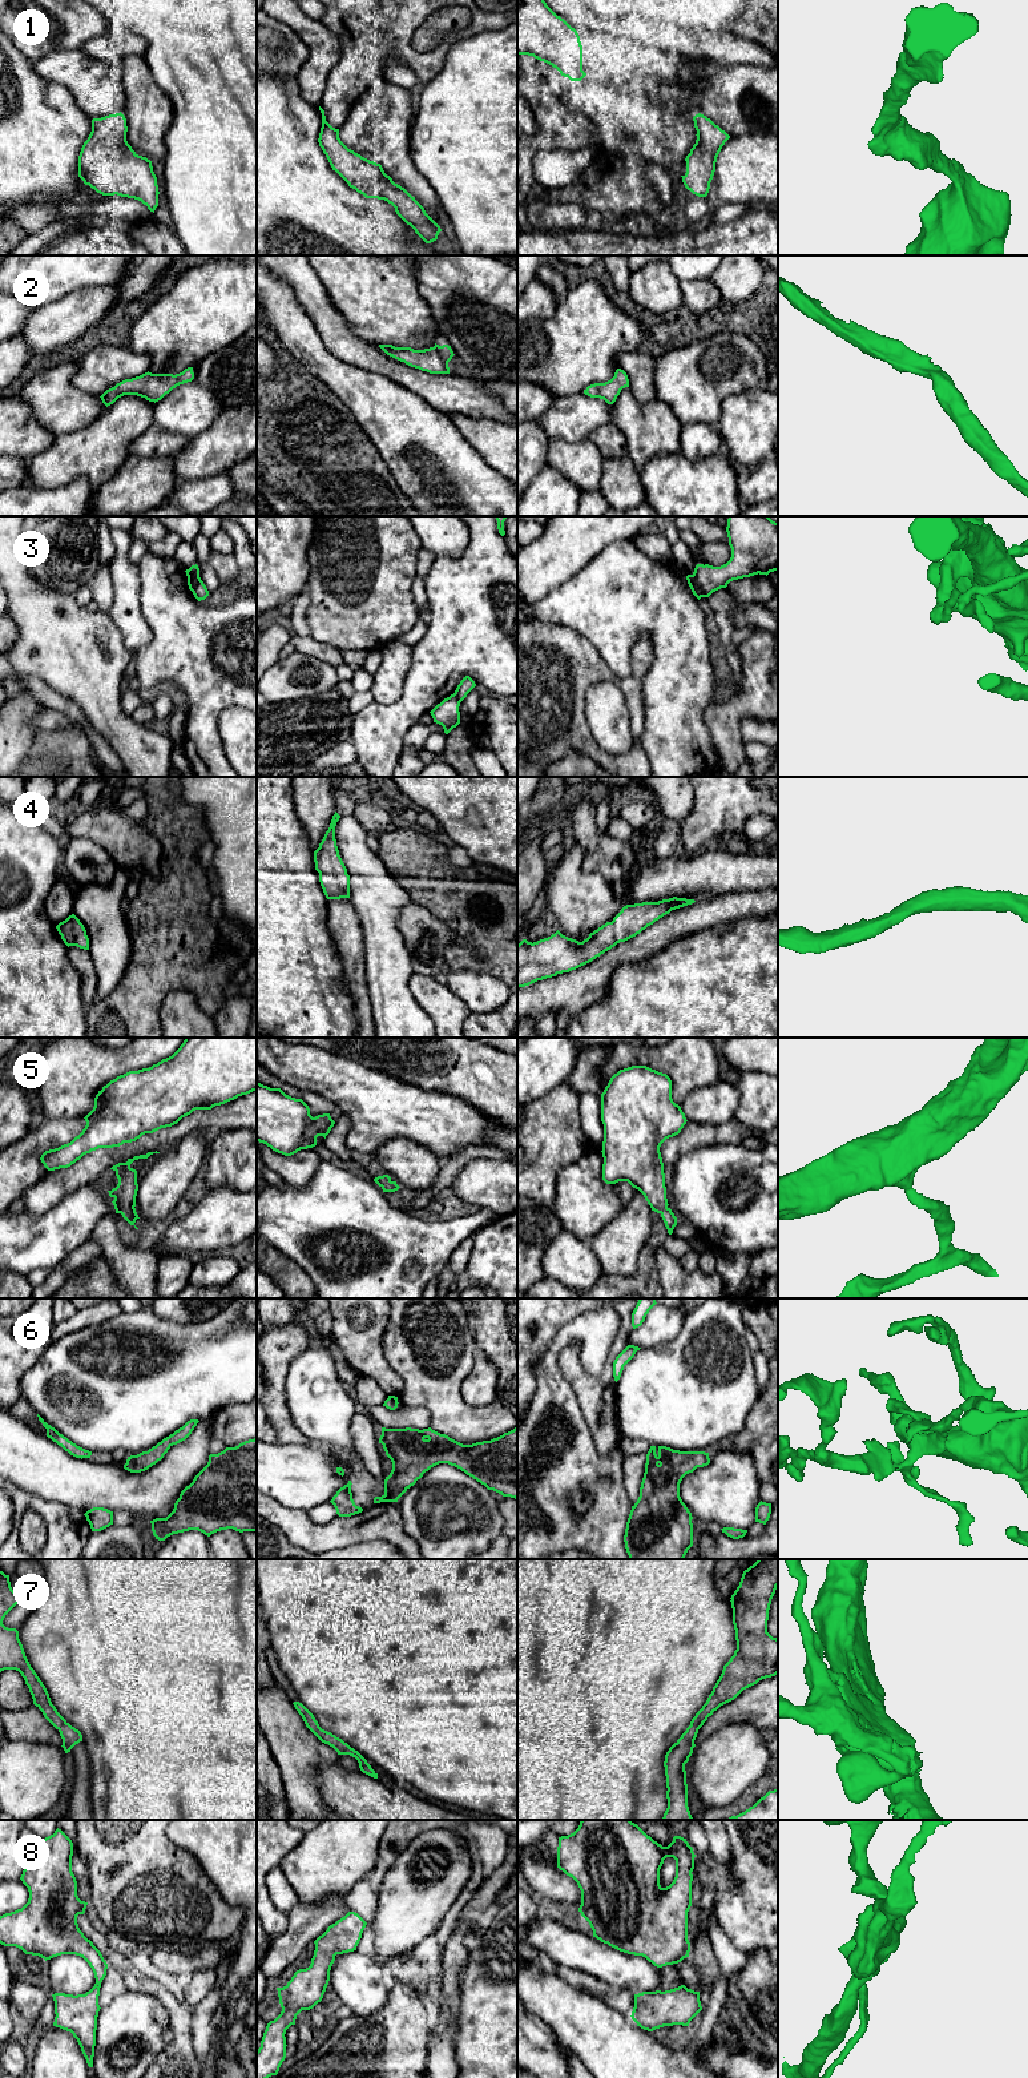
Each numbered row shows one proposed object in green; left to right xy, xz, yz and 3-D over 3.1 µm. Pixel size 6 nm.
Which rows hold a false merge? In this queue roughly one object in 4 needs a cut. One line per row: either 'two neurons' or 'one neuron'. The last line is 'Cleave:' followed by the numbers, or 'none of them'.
1: one neuron
2: one neuron
3: two neurons
4: one neuron
5: one neuron
6: one neuron
7: one neuron
8: one neuron
Cleave: 3

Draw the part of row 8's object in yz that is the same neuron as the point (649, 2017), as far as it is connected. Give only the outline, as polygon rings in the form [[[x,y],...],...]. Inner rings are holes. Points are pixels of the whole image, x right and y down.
[[[681,1985],[665,1992],[634,1994],[634,2007],[630,2017],[641,2029],[653,2031],[664,2026],[689,2026],[701,2010],[700,1992]]]

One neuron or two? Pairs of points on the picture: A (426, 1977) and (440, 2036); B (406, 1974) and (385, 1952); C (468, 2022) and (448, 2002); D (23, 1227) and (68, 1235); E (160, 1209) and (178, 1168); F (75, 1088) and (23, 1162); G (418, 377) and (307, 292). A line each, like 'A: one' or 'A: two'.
A: two
B: two
C: two
D: one
E: one
F: two
G: one

